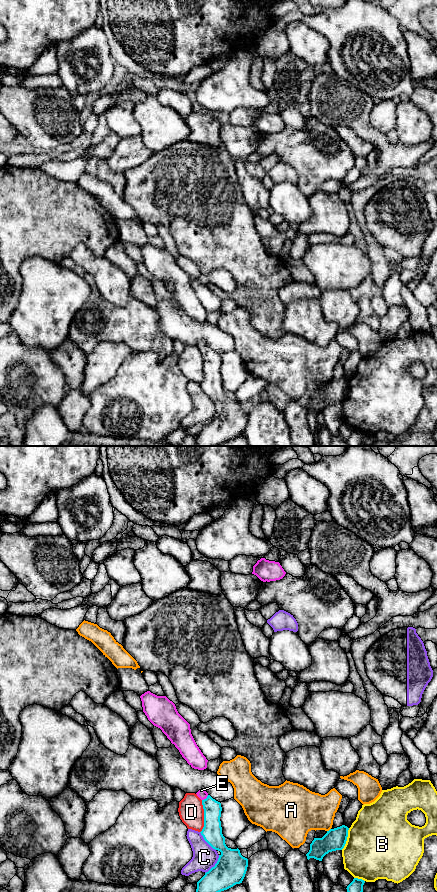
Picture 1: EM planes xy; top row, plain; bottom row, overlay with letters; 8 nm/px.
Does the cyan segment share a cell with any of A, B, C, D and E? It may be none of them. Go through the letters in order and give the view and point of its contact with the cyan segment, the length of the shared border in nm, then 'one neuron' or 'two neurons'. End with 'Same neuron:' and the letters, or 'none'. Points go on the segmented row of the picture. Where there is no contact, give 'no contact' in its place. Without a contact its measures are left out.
A: meets cyan in xy at (329, 830); contact 40 nm long; two neurons
B: meets cyan in xy at (346, 839); contact 190 nm long; two neurons
C: meets cyan in xy at (215, 865); contact 190 nm long; two neurons
D: meets cyan in xy at (204, 816); contact 260 nm long; two neurons
E: meets cyan in xy at (206, 798); contact 70 nm long; one neuron
Same neuron: E

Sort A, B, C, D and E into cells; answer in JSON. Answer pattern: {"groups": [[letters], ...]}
{"groups": [["A"], ["B"], ["C"], ["D"], ["E"]]}

